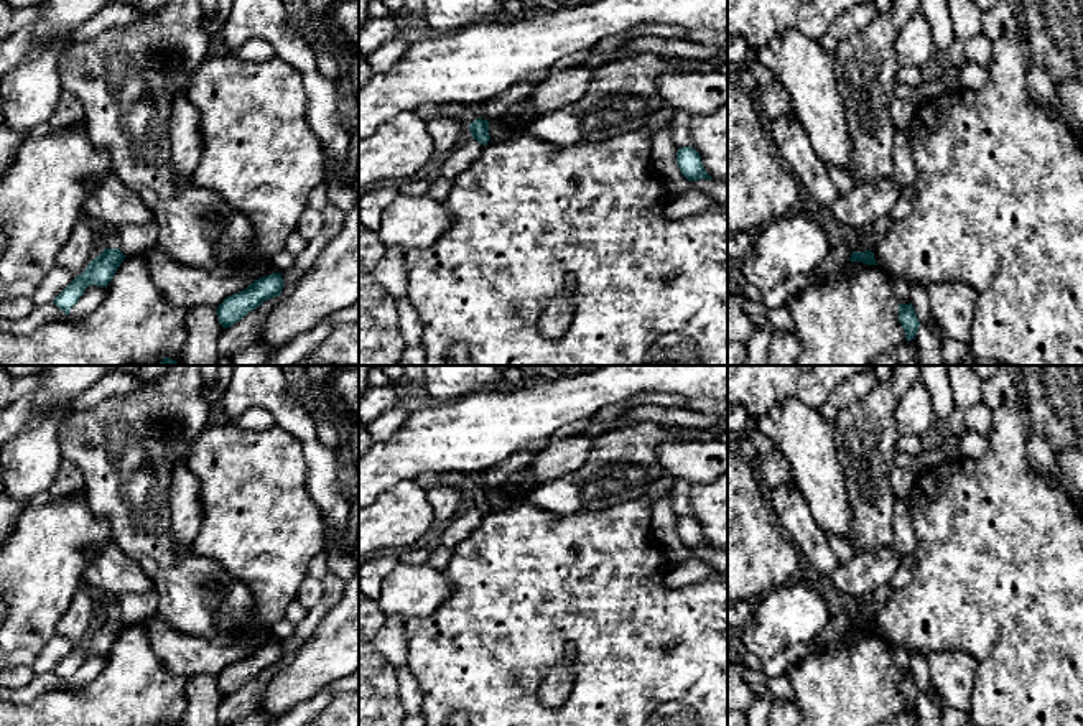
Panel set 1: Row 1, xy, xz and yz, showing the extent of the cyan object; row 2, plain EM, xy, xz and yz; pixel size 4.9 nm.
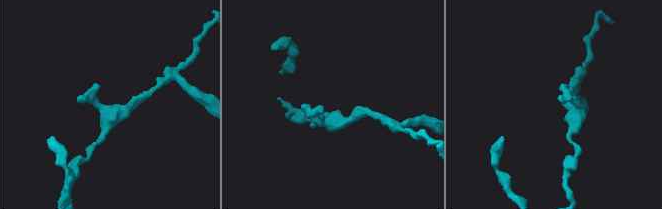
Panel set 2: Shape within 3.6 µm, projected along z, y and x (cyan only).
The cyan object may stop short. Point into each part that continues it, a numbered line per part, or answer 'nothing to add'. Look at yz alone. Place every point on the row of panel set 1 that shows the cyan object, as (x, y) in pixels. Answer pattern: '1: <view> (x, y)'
nothing to add

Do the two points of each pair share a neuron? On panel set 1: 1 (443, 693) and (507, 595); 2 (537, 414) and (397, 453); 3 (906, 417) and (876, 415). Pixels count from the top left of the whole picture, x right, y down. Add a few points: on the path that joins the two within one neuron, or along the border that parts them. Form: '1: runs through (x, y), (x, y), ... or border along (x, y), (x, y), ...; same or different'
1: runs through (461, 669), (507, 619); same
2: runs through (502, 420), (464, 437), (432, 440); same
3: border along (914, 382), (896, 410), (899, 435); different

